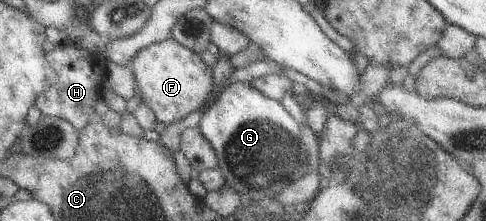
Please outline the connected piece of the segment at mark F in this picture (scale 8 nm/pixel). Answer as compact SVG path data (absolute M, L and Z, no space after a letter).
M172 36L142 48L131 61L137 93L155 113L160 127L176 123L202 108L213 93L213 69L197 53L180 45Z

